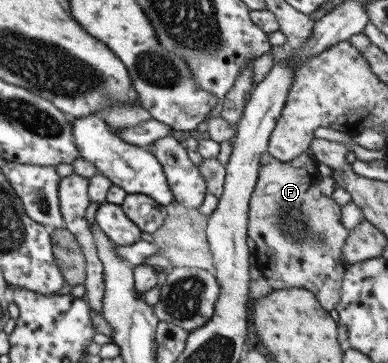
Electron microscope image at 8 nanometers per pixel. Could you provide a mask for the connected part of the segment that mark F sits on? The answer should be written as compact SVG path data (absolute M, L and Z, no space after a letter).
M309 149L286 162L263 152L248 201L247 236L254 242L255 267L270 288L308 290L328 311L340 299L342 278L349 266L340 251L349 230L341 223L341 205L320 194L318 183L322 175L322 168Z

